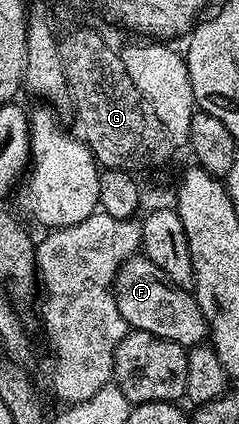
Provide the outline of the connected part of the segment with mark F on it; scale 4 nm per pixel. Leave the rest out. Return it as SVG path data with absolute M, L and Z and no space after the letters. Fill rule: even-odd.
M135 254L122 263L122 269L114 280L114 297L116 306L120 306L120 314L124 314L131 329L156 334L181 344L187 350L207 339L206 319L193 295L166 279L164 270L147 260L145 255Z

